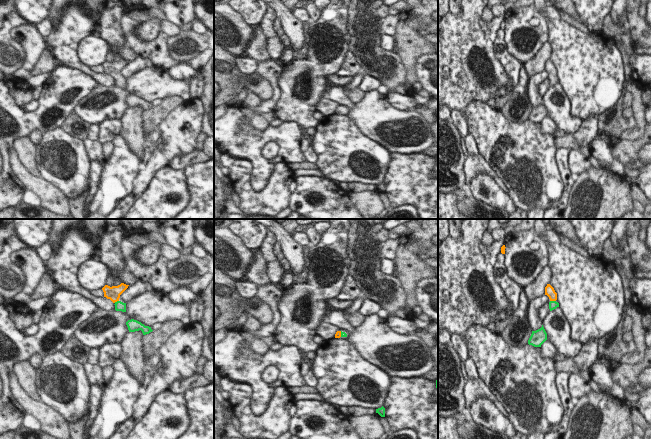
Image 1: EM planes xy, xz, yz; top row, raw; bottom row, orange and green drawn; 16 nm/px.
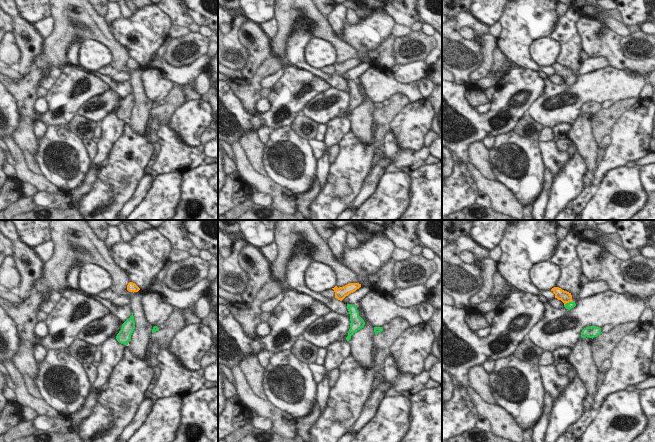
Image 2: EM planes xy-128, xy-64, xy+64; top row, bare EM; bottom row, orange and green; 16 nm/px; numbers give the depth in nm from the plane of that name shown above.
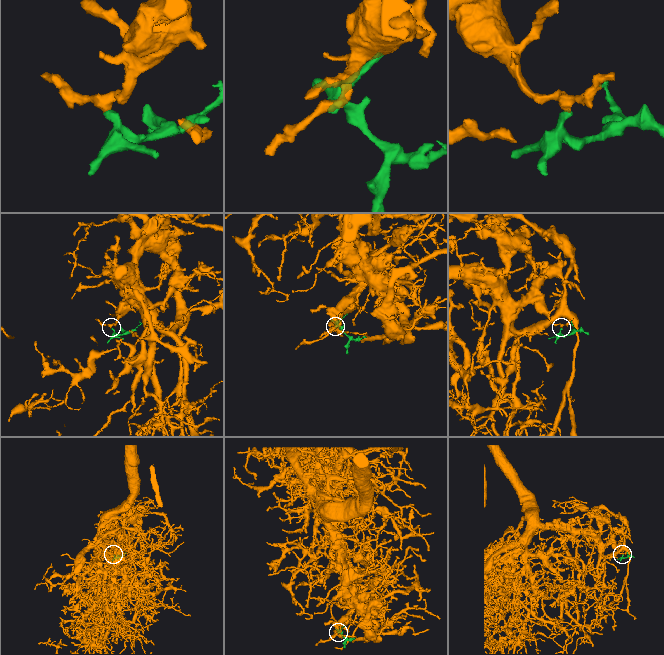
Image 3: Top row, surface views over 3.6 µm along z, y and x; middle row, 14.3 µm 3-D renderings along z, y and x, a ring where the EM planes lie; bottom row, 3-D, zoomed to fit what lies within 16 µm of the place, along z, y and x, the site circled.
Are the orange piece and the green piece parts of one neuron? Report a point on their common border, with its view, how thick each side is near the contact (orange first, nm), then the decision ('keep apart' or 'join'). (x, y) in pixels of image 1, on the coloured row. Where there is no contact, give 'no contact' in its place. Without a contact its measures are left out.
yz (553, 300) | 160/130 nm | join

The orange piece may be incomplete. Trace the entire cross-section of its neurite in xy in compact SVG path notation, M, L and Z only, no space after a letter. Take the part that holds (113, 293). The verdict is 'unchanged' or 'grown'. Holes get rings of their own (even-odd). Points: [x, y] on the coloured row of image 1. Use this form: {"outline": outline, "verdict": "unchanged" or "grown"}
{"outline": "M121 283L118 286L108 286L105 285L102 290L104 292L104 297L110 299L114 305L116 311L126 312L126 303L123 303L119 300L120 295L128 288L129 285Z", "verdict": "grown"}

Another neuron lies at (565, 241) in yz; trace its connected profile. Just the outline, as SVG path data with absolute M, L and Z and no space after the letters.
M560 236L560 242L568 247L569 249L575 251L576 253L583 255L585 257L590 257L589 253L587 250L584 248L580 247L579 245L575 244L573 241L569 240L565 236Z

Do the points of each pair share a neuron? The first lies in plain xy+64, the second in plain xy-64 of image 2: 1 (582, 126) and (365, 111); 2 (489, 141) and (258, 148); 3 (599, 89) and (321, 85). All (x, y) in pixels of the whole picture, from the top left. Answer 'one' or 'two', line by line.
1: one
2: two
3: two

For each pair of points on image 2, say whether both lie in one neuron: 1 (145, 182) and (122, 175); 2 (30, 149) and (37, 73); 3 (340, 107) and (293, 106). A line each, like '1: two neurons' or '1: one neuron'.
1: two neurons
2: one neuron
3: two neurons

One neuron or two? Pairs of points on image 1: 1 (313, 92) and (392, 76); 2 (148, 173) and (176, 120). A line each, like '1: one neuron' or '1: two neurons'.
1: two neurons
2: one neuron

